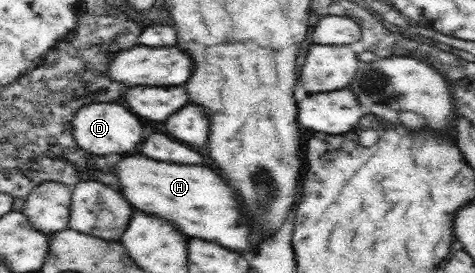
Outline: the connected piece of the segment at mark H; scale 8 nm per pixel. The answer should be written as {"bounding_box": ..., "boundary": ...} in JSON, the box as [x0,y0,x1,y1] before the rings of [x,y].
{"bounding_box":[113,156,252,254],"boundary":[[[129,156],[115,164],[113,172],[123,184],[127,202],[147,214],[157,214],[171,220],[183,234],[217,242],[241,254],[252,250],[249,244],[249,220],[235,200],[233,188],[207,166],[167,164],[147,156]]]}

